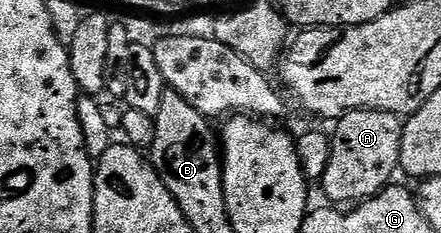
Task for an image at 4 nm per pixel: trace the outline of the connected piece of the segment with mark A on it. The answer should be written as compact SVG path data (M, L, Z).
M359 110L347 112L334 125L331 157L321 187L335 206L355 206L369 201L392 183L400 171L399 155L404 121L391 112Z

